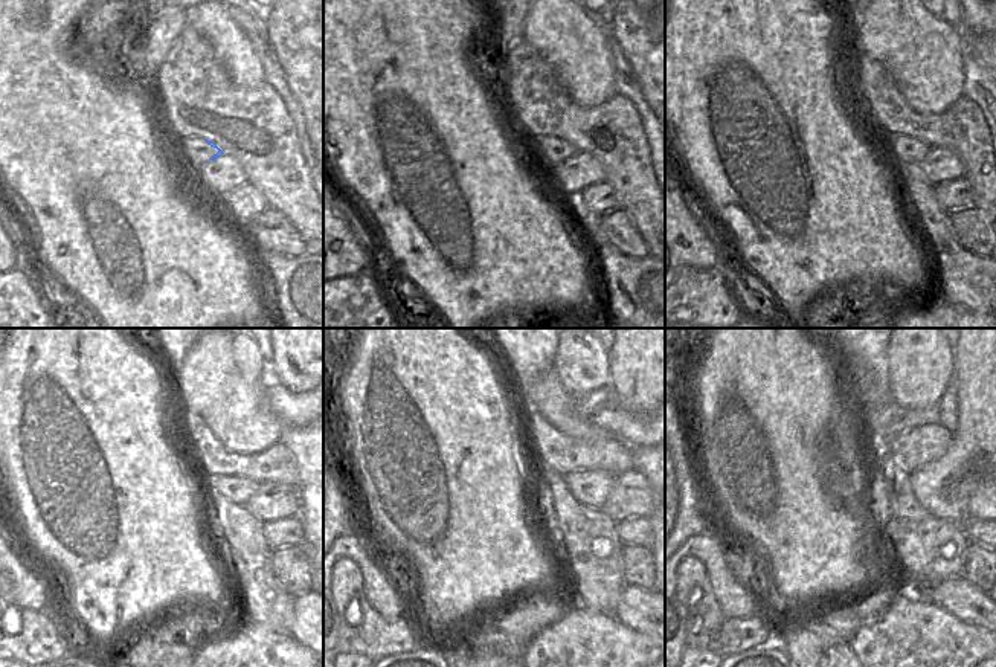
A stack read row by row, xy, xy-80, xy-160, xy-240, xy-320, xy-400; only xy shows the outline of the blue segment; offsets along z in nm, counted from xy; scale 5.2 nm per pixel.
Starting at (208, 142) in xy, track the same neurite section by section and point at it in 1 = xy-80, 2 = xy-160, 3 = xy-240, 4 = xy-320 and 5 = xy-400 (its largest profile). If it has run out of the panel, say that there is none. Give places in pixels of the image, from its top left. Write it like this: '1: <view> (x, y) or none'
1: xy-80 (559, 150)
2: xy-160 (900, 148)
3: xy-240 (238, 490)
4: xy-320 (591, 489)
5: xy-400 (943, 487)

